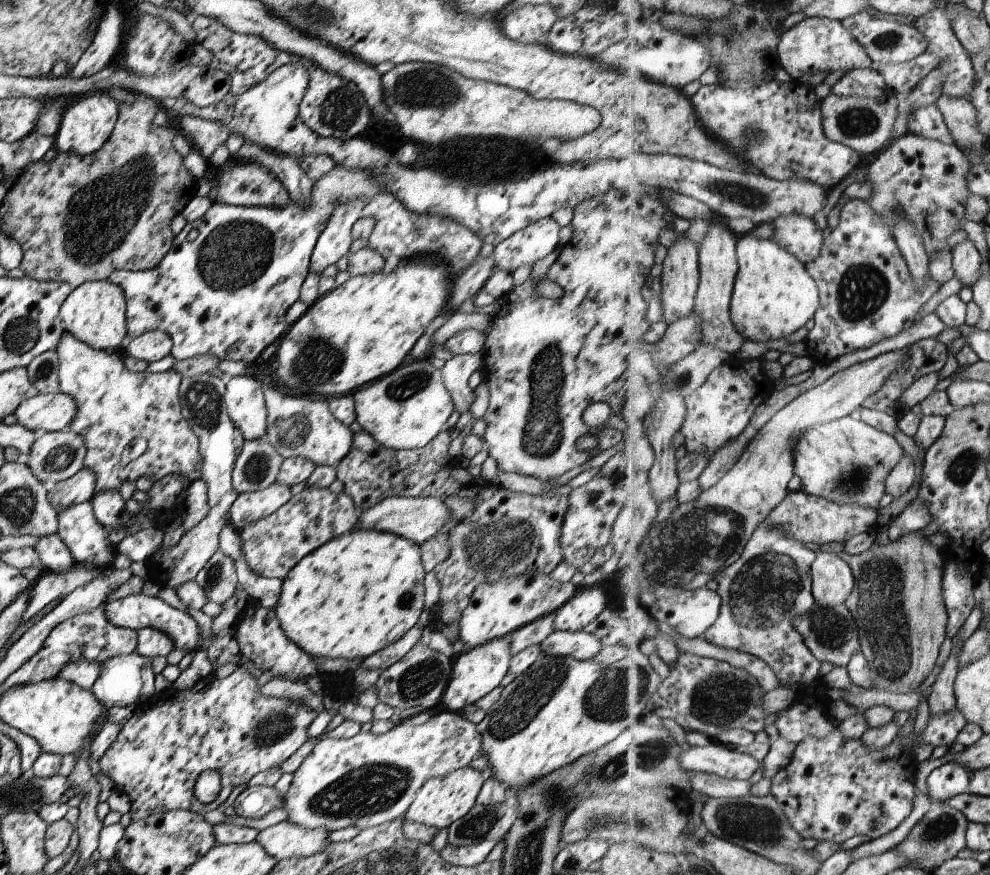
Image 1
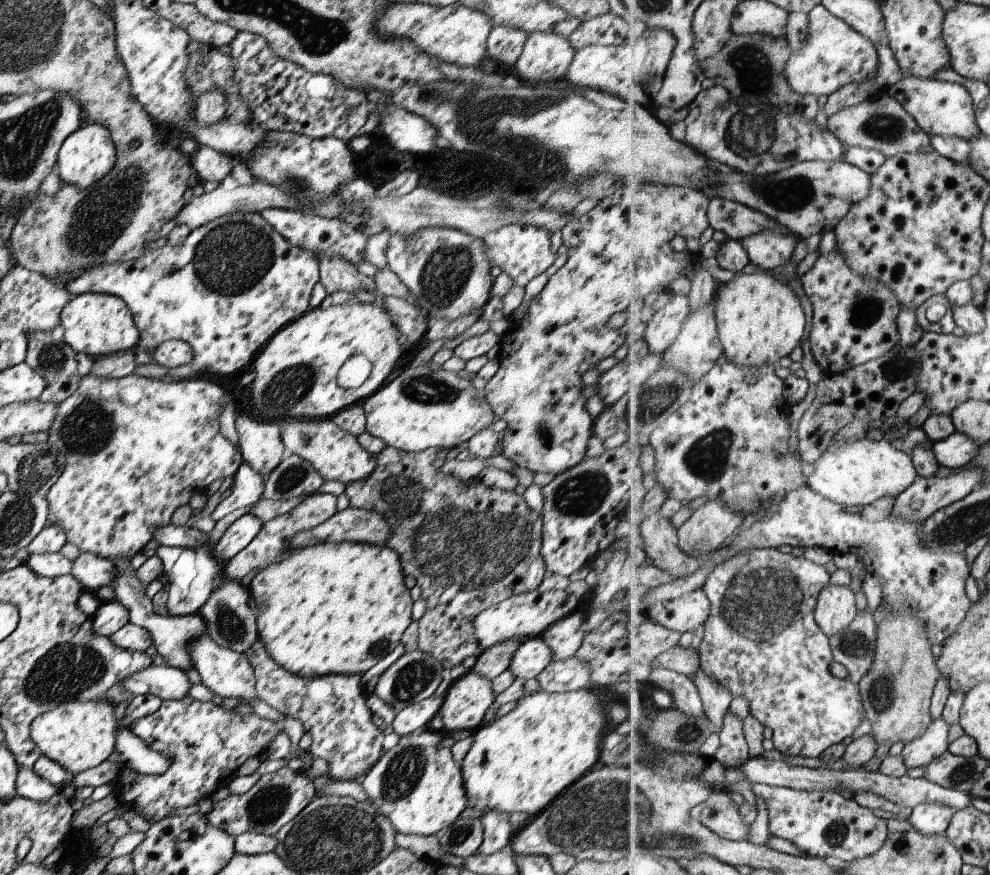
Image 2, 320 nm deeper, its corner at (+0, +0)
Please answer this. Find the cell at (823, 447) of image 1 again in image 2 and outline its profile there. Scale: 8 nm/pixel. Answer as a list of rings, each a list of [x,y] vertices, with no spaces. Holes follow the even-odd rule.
[[[887,438],[880,441],[859,439],[843,444],[830,444],[814,463],[808,484],[833,502],[845,505],[870,505],[881,497],[898,497],[918,480],[918,469],[910,454],[899,450]]]

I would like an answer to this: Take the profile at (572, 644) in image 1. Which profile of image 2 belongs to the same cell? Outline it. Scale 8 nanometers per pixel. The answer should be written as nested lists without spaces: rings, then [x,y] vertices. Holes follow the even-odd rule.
[[[539,636],[524,639],[510,656],[507,669],[515,679],[529,680],[551,662],[551,655],[548,646]]]

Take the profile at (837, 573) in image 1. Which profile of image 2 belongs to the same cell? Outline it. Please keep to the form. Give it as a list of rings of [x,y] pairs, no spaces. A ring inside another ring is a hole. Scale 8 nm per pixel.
[[[829,584],[821,591],[814,613],[823,632],[831,638],[845,631],[858,617],[855,594],[848,587]]]

